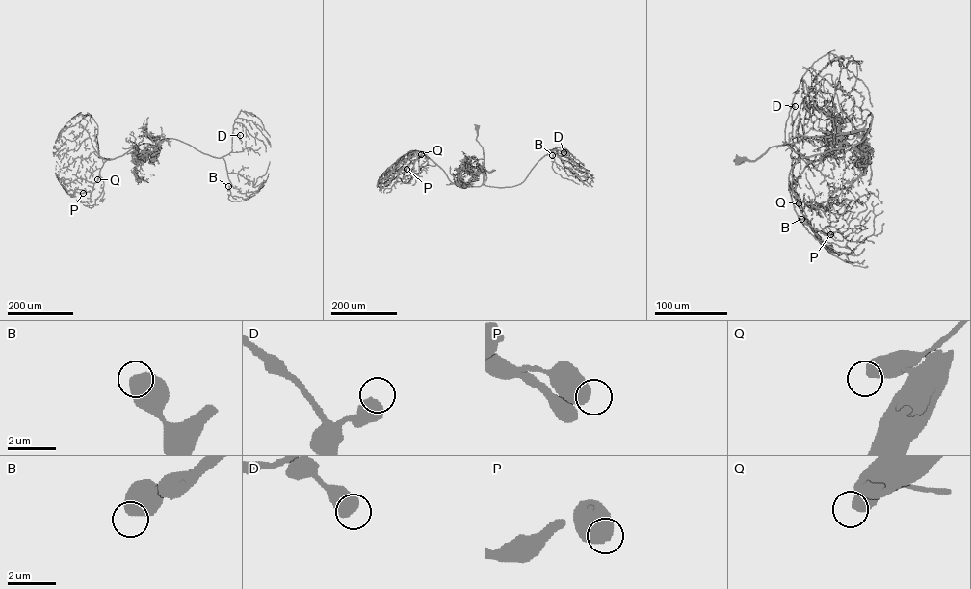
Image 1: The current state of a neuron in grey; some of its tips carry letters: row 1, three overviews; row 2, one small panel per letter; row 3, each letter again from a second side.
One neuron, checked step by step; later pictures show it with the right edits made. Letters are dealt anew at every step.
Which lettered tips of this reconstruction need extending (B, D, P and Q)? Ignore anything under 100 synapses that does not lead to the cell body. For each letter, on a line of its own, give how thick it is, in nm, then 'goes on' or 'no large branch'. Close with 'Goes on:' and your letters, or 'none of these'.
B: 650 nm | no large branch
D: 650 nm | no large branch
P: 650 nm | no large branch
Q: 550 nm | no large branch
Goes on: none of these

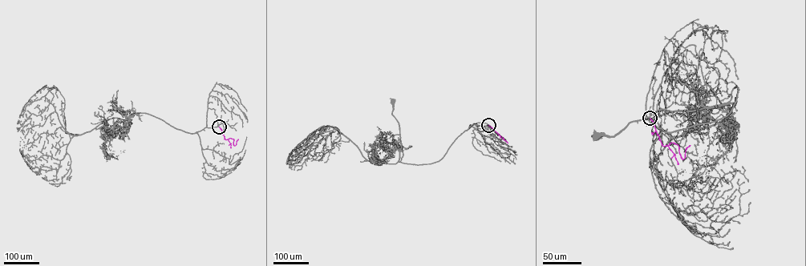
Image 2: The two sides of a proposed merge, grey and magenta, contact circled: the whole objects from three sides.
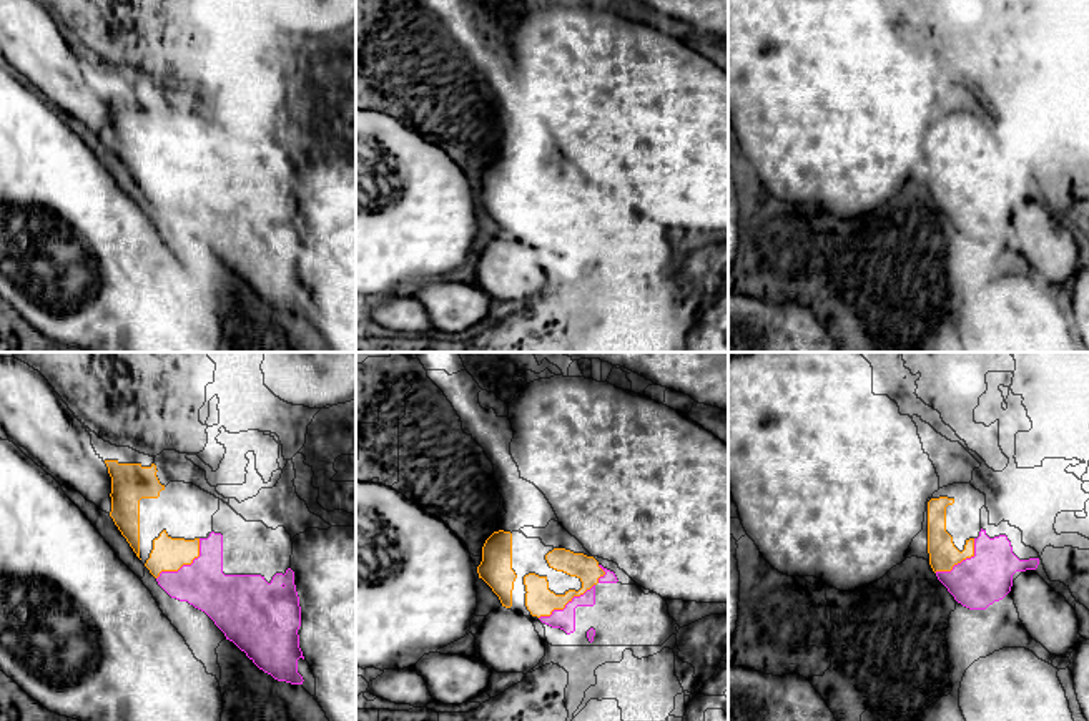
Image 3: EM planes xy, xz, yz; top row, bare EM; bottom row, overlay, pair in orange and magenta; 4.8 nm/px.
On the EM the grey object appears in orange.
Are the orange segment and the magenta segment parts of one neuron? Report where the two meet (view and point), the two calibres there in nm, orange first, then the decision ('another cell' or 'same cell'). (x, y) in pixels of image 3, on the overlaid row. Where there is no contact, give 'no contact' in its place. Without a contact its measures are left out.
xy (185, 564) | 160/220 nm | same cell

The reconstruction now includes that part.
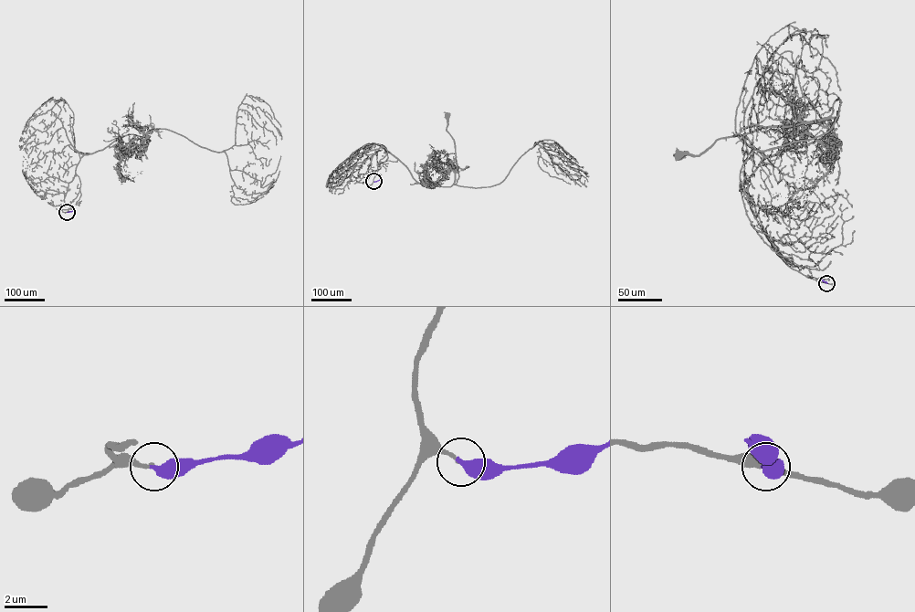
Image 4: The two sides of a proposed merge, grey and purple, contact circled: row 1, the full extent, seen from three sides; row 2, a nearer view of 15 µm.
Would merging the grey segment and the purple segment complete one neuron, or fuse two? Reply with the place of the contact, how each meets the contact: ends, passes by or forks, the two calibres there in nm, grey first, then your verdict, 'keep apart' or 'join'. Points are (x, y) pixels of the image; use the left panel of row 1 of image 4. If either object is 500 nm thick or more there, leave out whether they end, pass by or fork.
place (67, 212); calibres 160 and 500 nm; join

